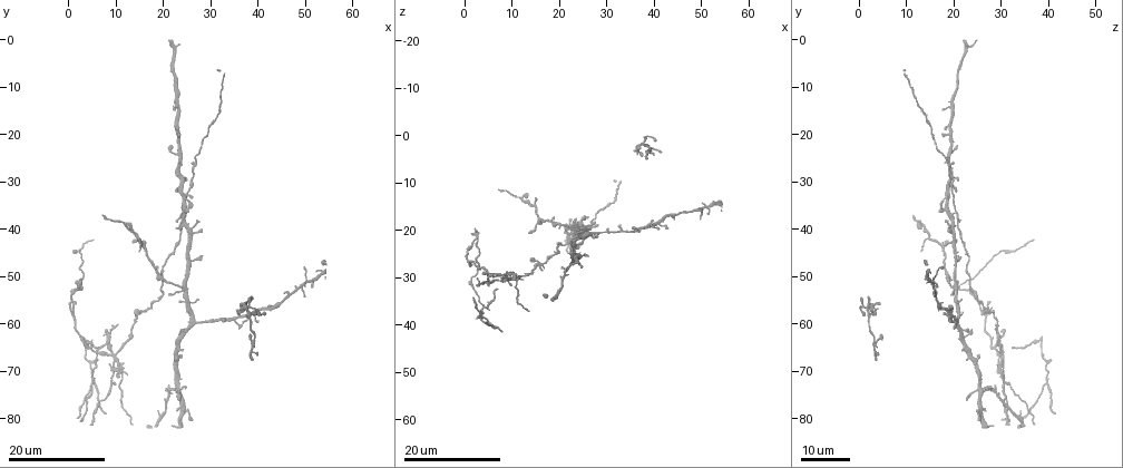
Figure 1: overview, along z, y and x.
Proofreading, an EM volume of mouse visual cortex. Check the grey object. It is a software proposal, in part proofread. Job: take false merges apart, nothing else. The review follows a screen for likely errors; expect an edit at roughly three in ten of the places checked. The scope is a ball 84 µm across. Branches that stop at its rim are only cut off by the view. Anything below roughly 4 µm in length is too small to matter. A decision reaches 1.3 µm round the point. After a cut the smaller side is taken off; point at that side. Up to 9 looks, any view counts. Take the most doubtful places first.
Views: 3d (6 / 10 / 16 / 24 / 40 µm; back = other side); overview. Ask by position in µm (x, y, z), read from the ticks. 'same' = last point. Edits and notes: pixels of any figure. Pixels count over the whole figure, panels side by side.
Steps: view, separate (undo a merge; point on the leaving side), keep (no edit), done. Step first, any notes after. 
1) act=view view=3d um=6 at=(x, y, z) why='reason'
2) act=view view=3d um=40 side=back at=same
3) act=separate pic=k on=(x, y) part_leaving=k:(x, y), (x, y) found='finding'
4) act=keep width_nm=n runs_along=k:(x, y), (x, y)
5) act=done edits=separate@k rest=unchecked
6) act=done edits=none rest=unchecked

act=view view=3d um=24 at=(9.0, 67.0, 30.5) why='looks like a crossing'

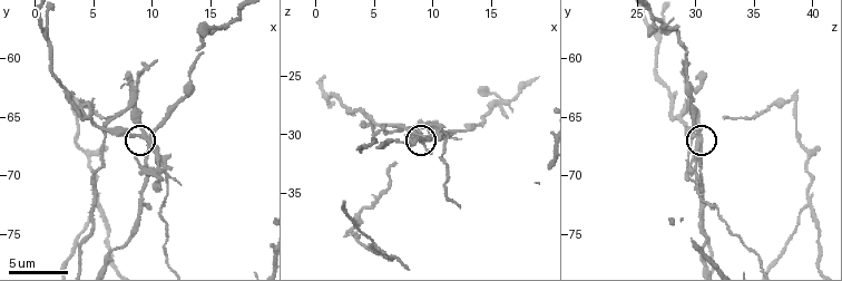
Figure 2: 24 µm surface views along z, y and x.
act=view view=3d um=6 at=(9.4, 66.6, 30.4)

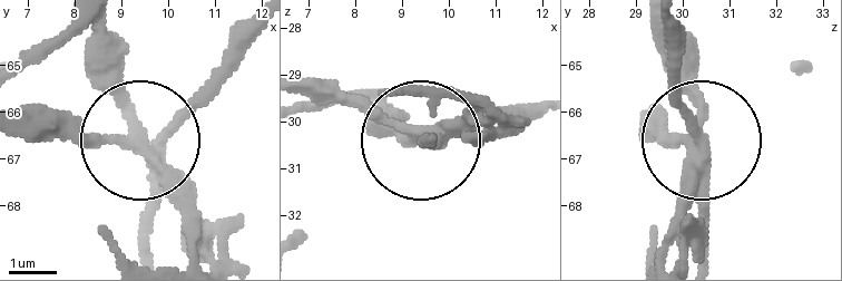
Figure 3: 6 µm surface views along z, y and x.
act=separate pic=3 on=(92, 147) side_arm_um=19 arms=4 found='a second neuron is stuck on'

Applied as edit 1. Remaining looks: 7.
act=view view=3d um=6 at=(3.2, 63.8, 38.6) why='thin arm on a thick one'

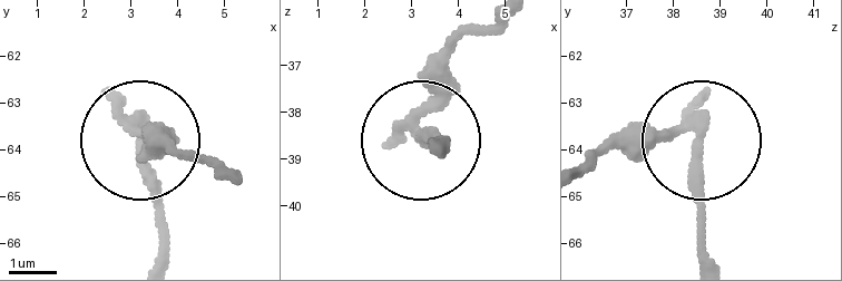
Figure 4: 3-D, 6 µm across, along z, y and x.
act=separate pic=4 on=(155, 134) arms=3 part_leaving=4:(126, 124), (214, 163) found='a second neuron is stuck on'

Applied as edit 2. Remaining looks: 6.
act=view view=3d um=6 at=(5.2, 72.4, 39.6) why='arms part here'

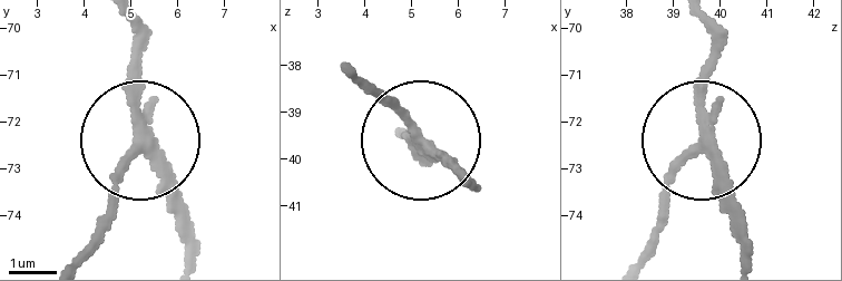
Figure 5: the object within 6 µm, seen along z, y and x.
act=separate pic=5 on=(115, 187) width_nm=200 part_leaving=5:(136, 141), (108, 232), (88, 257) found='a second neuron is stuck on'

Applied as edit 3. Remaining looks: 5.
act=view view=overview

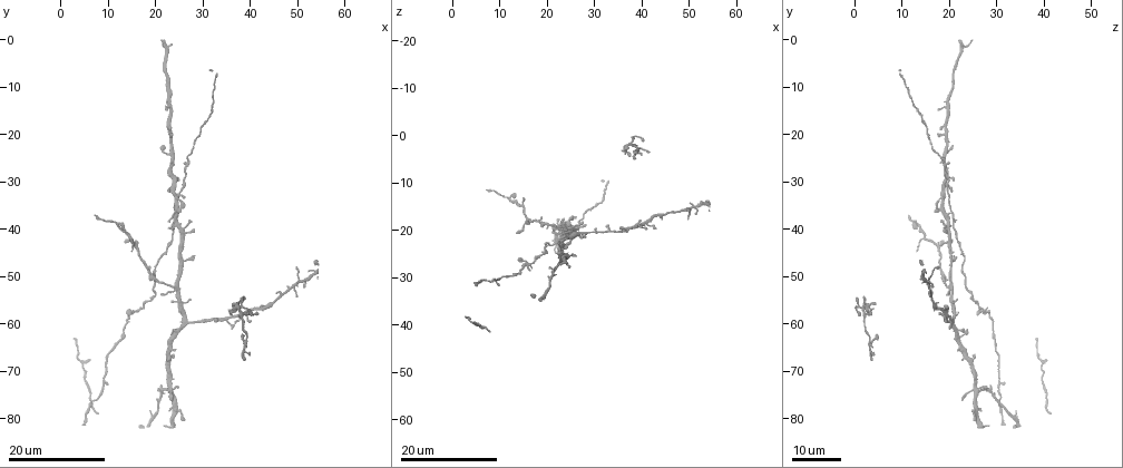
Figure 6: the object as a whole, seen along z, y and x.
act=view view=3d um=16 at=(38.0, 58.5, 1.5) why='arms part here'

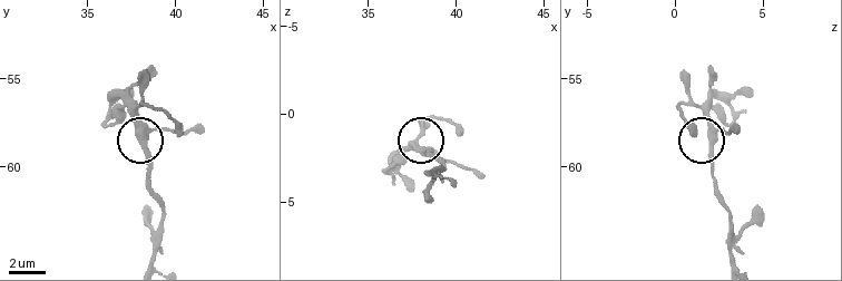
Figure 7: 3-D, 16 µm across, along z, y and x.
act=view view=3d um=10 at=(38.0, 58.0, 2.1)

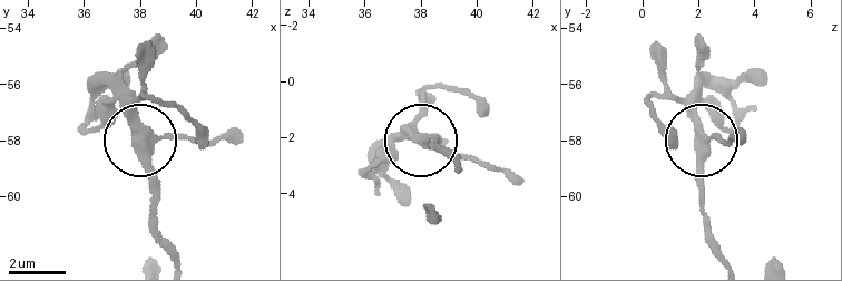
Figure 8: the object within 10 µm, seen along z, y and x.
act=keep side_arm_um=6 found='continuous, no second neuron'

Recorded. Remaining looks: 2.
act=done edits=separate@3,separate@4,separate@5 rest=unchecked

